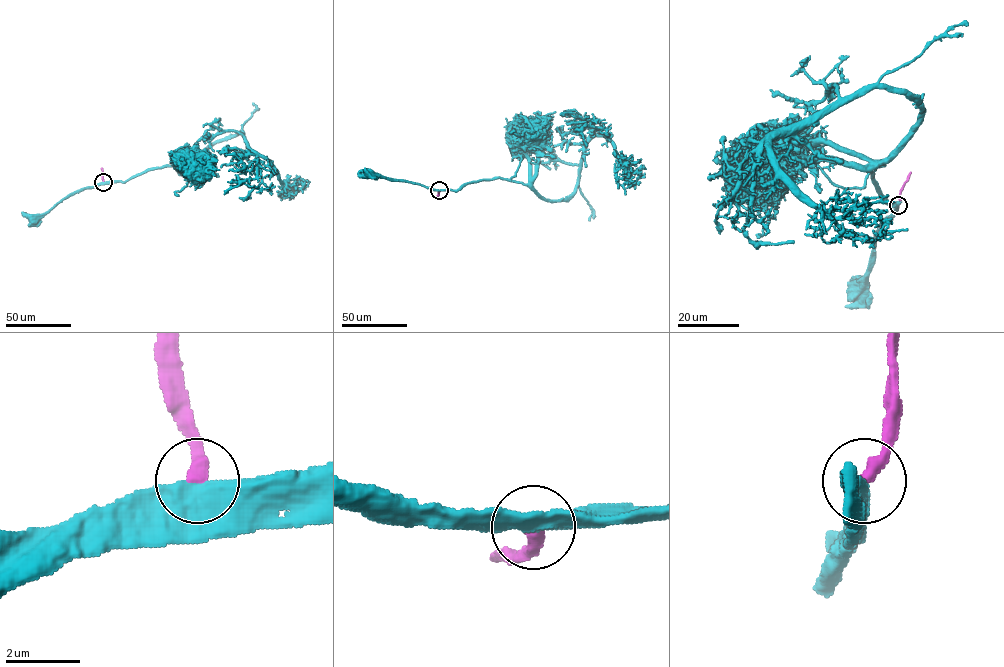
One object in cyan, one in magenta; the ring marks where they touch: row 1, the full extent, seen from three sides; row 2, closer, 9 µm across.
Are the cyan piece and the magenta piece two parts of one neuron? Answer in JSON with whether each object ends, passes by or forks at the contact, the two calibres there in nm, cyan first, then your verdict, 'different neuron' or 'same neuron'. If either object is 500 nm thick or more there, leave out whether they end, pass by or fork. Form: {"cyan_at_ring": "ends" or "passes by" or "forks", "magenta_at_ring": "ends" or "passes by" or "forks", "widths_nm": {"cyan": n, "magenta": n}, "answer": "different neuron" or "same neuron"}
{"widths_nm": {"cyan": 700, "magenta": 380}, "answer": "different neuron"}

